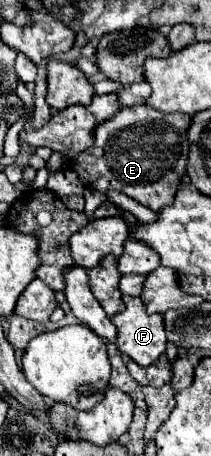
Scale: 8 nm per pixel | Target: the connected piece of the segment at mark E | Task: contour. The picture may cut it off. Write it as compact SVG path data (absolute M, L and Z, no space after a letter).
M148 105L122 107L112 121L96 127L96 143L80 153L76 161L70 161L70 167L78 171L80 179L88 189L96 191L120 191L134 201L160 211L174 203L174 195L186 175L188 161L188 127L192 117L186 113L164 115Z

